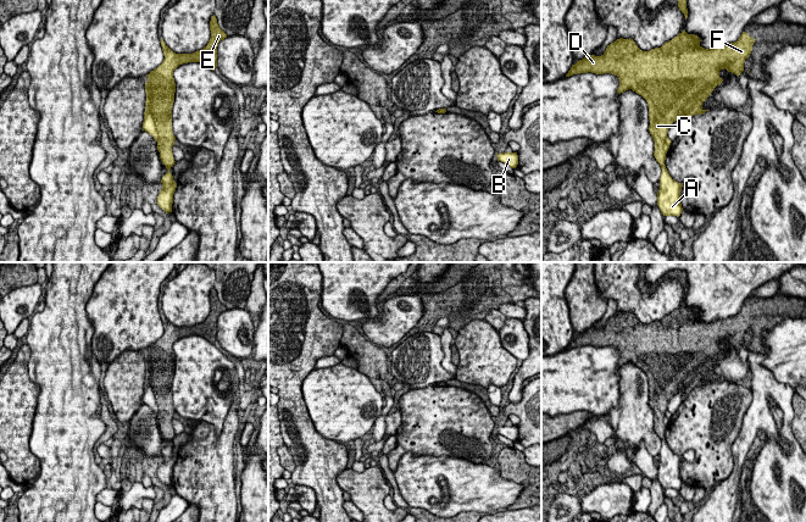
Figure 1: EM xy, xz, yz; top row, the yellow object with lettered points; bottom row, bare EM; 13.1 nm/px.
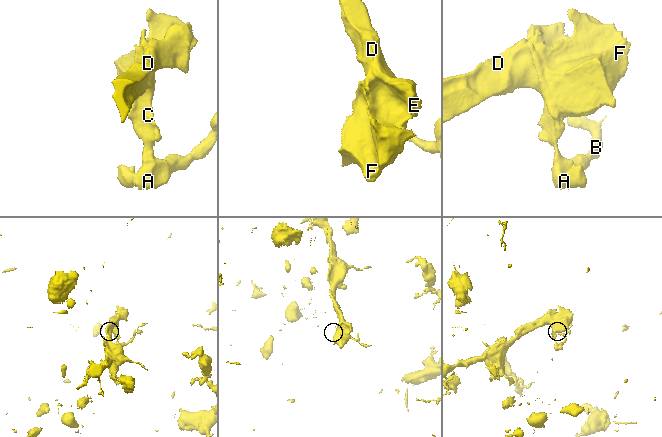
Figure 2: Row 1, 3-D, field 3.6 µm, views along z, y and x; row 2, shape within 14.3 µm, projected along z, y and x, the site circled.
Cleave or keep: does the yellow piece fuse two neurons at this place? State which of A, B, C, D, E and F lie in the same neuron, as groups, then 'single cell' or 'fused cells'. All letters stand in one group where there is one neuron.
groups A B / C D E F; fused cells

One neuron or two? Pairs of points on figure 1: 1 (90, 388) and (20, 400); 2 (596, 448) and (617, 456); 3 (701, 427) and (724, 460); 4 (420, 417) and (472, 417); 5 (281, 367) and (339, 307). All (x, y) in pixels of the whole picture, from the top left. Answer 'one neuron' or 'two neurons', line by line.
1: two neurons
2: two neurons
3: one neuron
4: one neuron
5: two neurons

